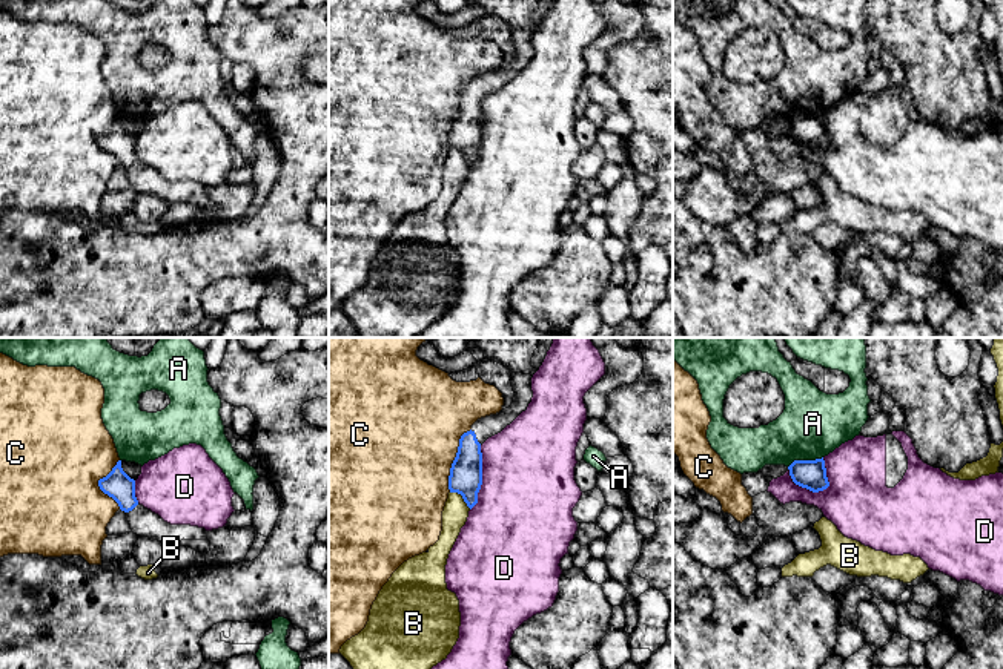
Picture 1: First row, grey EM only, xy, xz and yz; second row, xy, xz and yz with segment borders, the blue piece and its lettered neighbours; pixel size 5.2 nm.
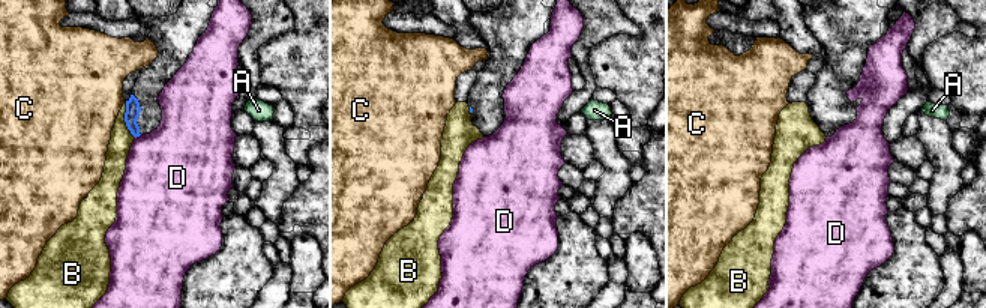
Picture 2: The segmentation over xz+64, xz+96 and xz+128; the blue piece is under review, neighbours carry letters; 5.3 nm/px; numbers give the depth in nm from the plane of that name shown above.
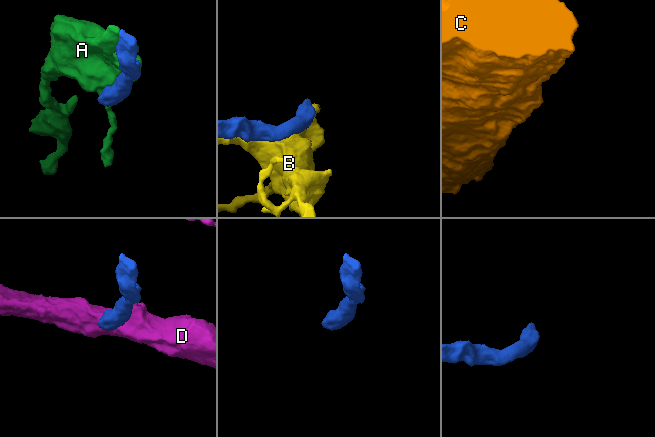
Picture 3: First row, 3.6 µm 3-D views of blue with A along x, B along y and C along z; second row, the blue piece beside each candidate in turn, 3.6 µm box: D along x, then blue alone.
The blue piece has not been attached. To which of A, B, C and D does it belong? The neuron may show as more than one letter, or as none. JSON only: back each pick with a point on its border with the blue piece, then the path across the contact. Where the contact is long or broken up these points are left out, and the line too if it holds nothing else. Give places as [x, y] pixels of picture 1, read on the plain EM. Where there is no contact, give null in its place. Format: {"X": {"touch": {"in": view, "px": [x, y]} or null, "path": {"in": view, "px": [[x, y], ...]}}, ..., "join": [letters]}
{"join": []}

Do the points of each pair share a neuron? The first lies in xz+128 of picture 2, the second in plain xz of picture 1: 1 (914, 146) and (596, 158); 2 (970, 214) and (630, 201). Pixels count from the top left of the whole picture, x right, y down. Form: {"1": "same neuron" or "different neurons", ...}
{"1": "same neuron", "2": "different neurons"}

